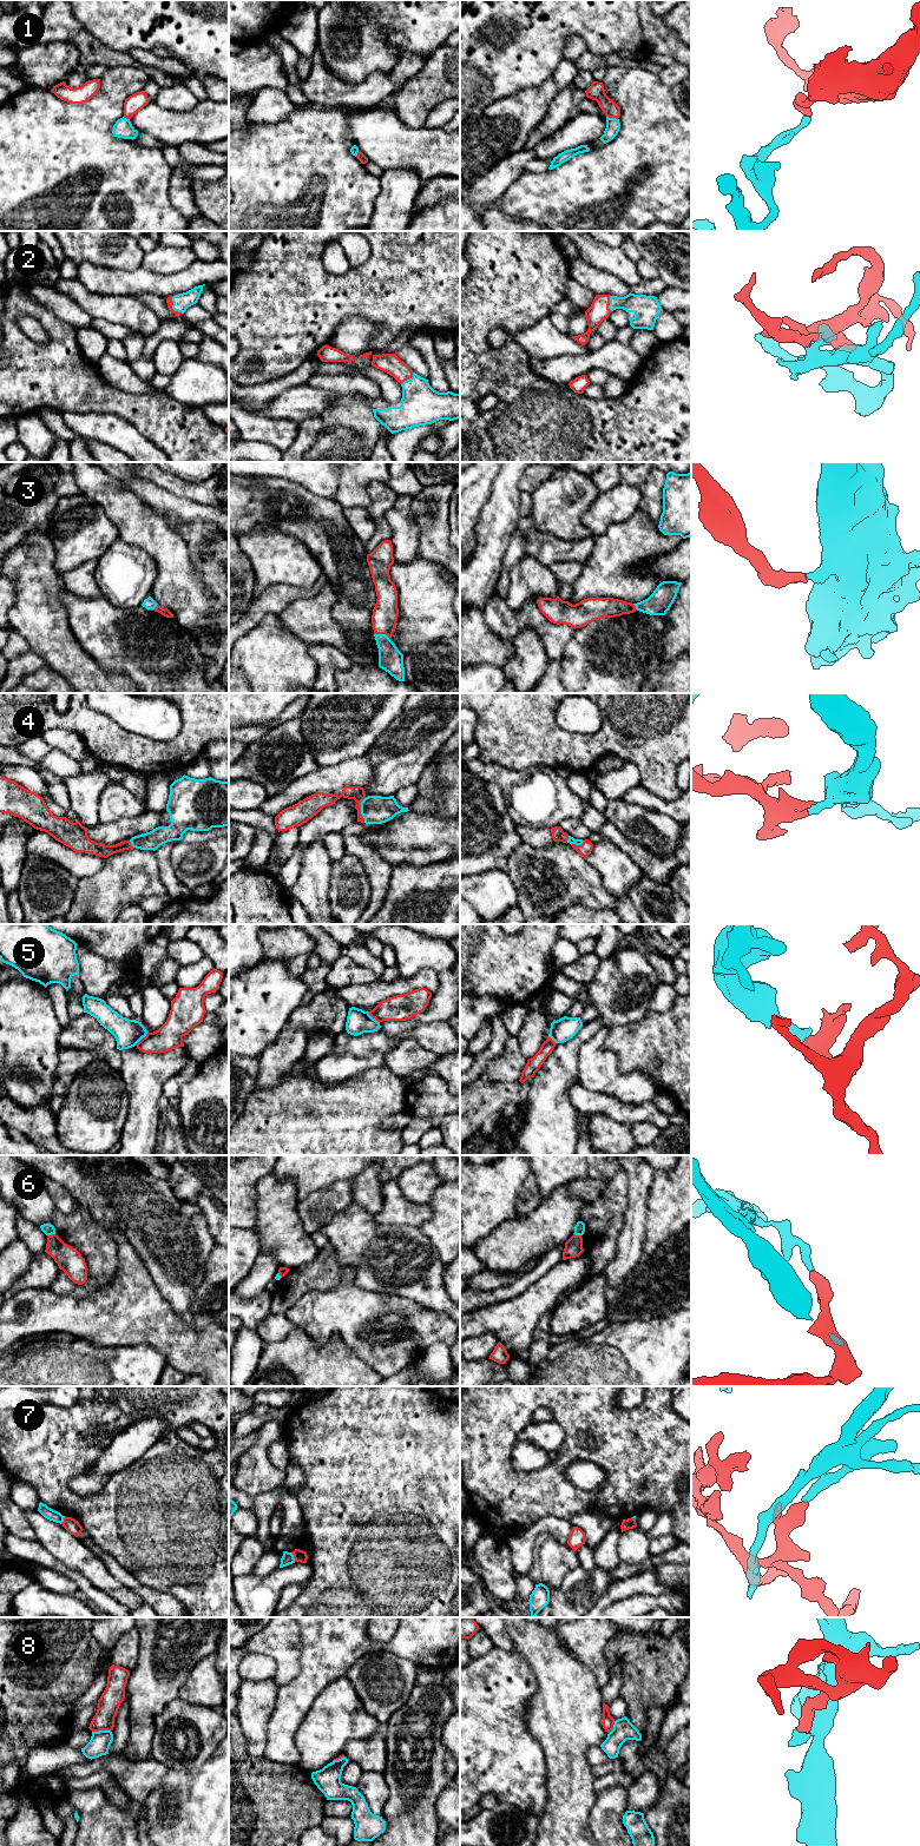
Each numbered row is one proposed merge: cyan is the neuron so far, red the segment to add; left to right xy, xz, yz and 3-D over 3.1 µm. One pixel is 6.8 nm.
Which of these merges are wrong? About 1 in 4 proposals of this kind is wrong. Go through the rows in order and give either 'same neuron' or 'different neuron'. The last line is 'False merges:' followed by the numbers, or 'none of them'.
1: different neuron
2: same neuron
3: same neuron
4: same neuron
5: different neuron
6: different neuron
7: different neuron
8: different neuron
False merges: 1, 5, 6, 7, 8

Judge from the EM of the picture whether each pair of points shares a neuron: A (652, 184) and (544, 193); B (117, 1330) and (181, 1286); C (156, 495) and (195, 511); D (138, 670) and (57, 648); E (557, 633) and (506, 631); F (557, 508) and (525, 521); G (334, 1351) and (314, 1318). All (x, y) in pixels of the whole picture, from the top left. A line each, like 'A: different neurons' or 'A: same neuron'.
A: same neuron
B: different neurons
C: same neuron
D: different neurons
E: same neuron
F: different neurons
G: different neurons

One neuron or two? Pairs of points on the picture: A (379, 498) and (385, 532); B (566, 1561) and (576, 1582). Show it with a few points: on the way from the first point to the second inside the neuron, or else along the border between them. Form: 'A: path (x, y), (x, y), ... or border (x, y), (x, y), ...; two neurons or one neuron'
A: path (379, 506), (380, 523); one neuron
B: border (579, 1564), (571, 1569), (562, 1582), (552, 1589); two neurons

